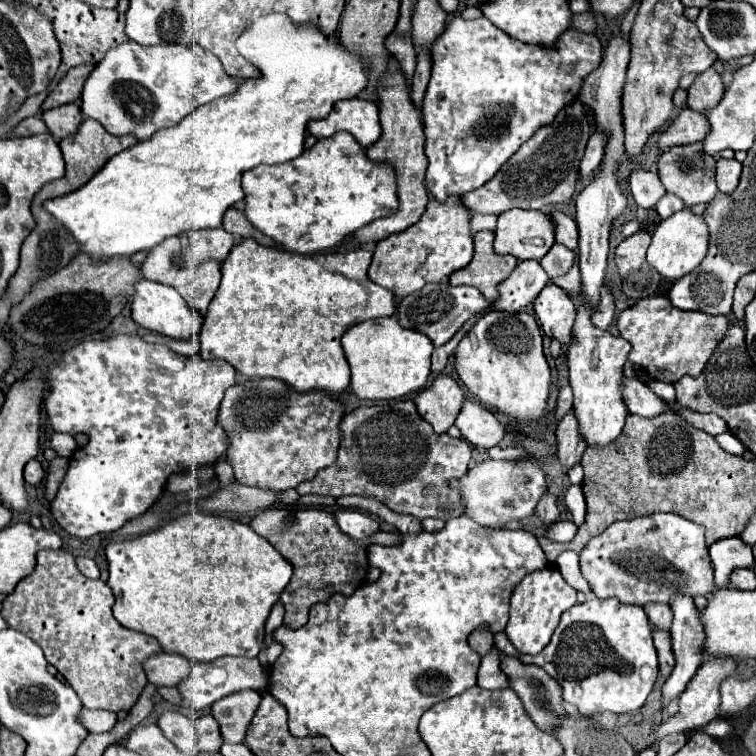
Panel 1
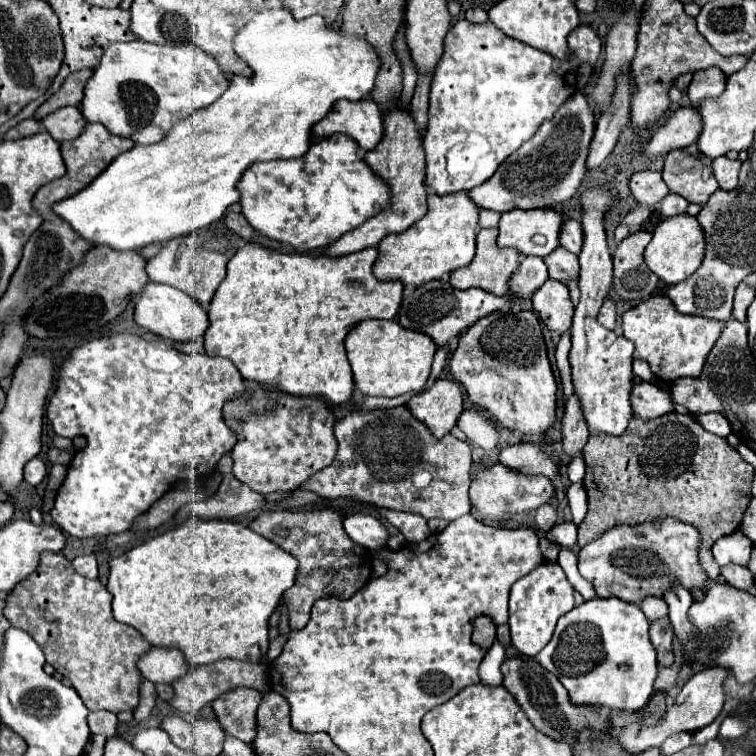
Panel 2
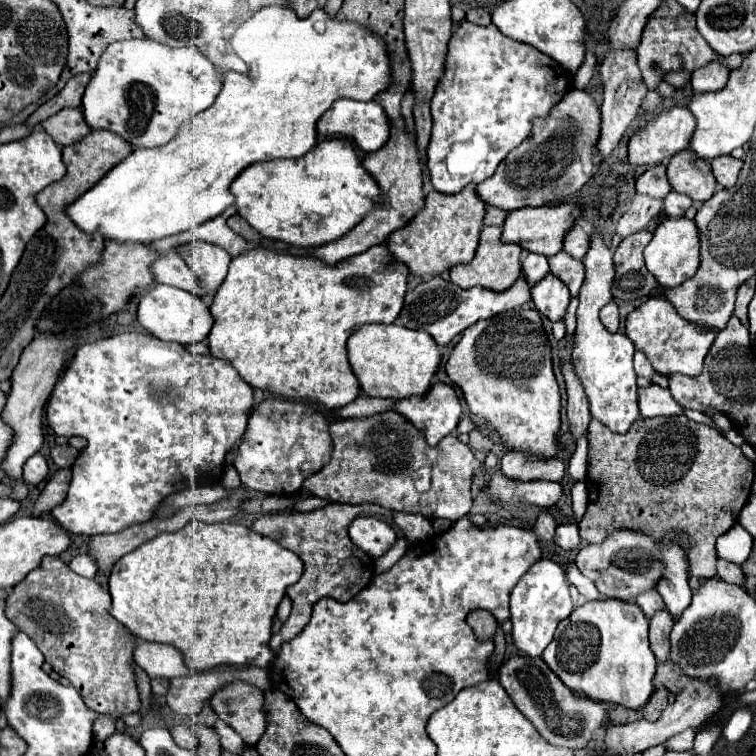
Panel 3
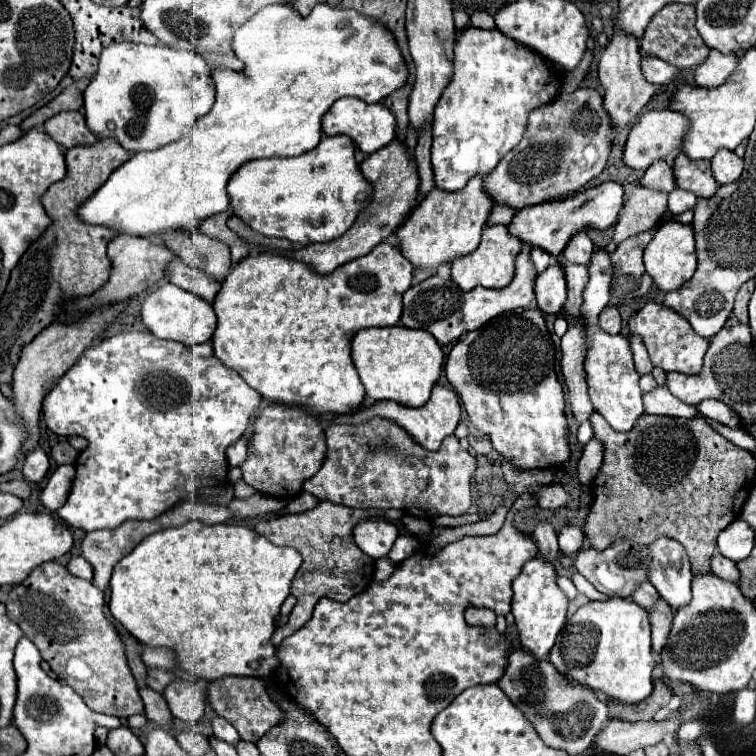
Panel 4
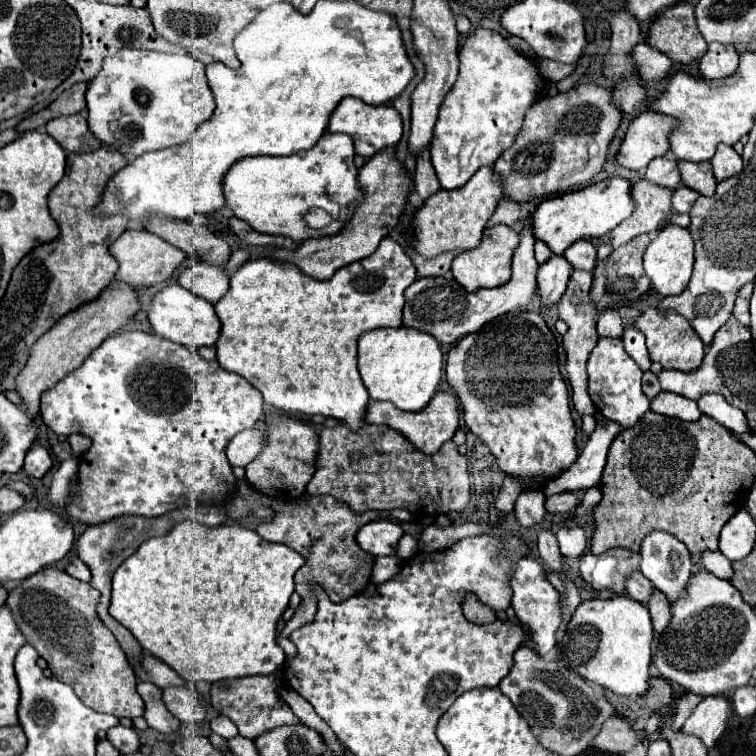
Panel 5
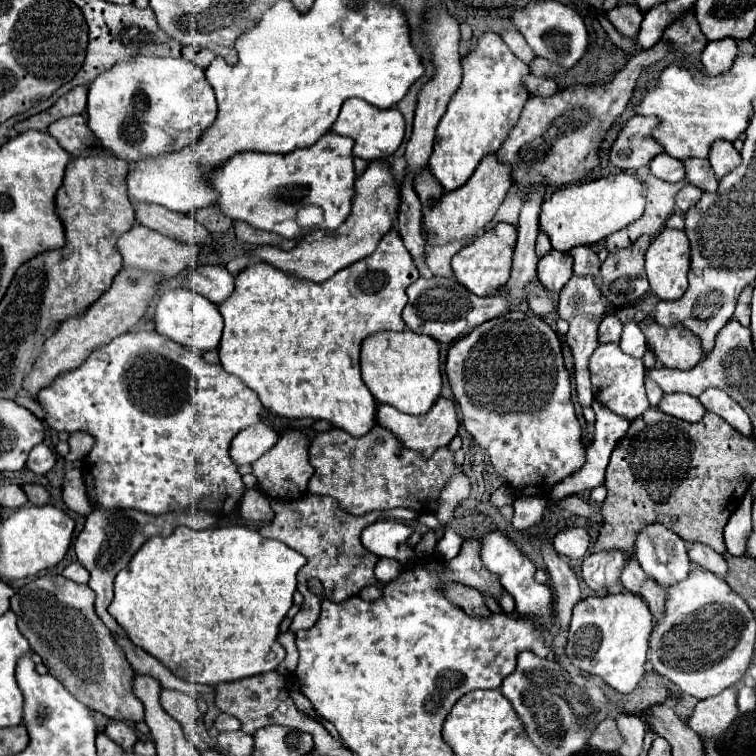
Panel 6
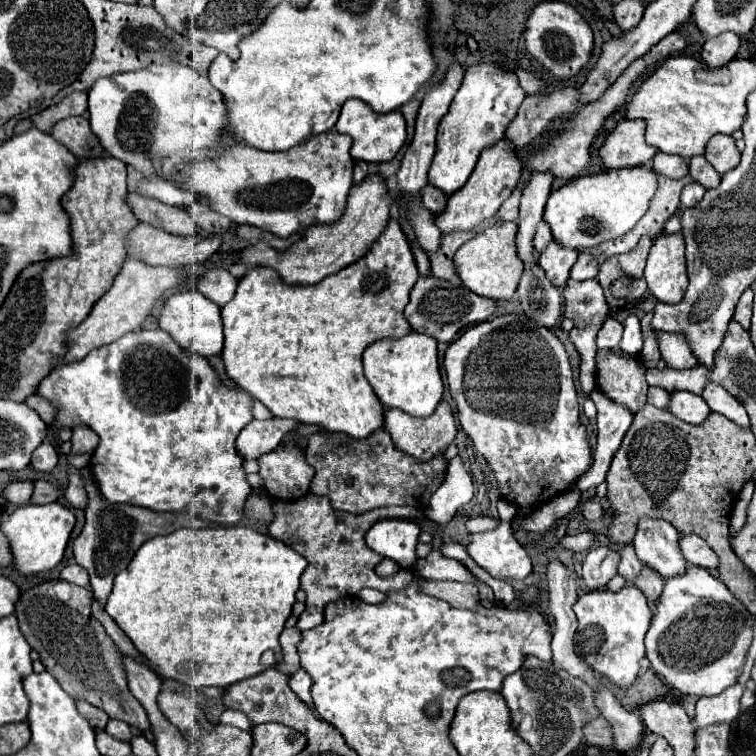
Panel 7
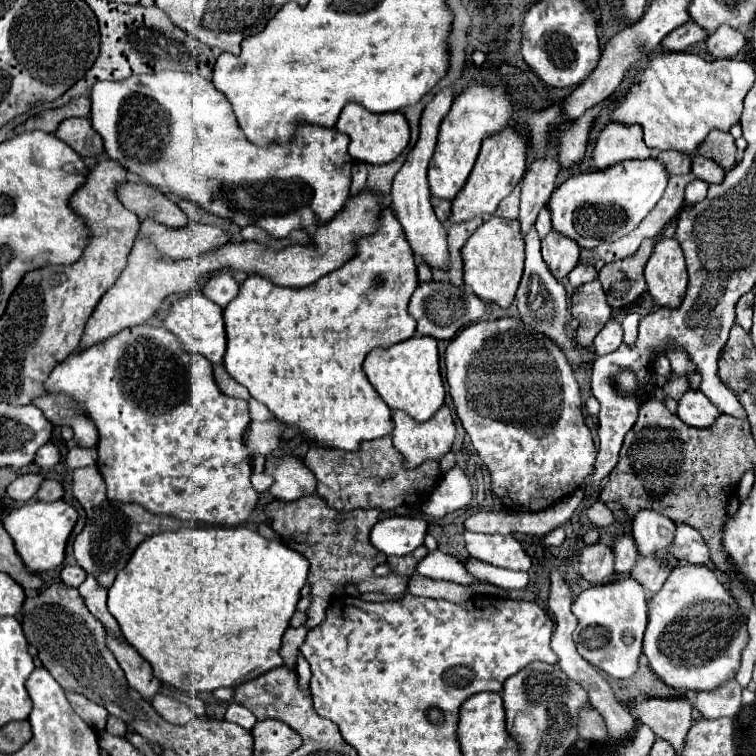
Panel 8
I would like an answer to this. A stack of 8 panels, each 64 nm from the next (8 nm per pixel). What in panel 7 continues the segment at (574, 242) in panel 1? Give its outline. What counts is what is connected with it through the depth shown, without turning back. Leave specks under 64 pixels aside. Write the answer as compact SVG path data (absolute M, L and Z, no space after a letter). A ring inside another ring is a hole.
M580 252L576 264L570 270L570 278L572 280L588 280L588 278L596 278L598 276L598 262L592 254L588 252Z

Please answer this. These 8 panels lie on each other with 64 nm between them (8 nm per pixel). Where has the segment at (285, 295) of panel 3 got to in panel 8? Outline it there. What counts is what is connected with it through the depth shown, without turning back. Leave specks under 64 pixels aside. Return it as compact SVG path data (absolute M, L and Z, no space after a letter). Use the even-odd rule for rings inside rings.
M384 208L376 234L358 240L358 254L340 270L322 276L306 288L282 288L270 278L250 274L240 286L238 296L224 308L228 374L248 388L250 396L266 404L282 422L294 424L306 440L342 450L356 450L360 442L382 438L392 432L390 408L368 382L362 362L372 348L392 346L416 332L406 306L418 286L414 252L404 238L400 222L390 208Z

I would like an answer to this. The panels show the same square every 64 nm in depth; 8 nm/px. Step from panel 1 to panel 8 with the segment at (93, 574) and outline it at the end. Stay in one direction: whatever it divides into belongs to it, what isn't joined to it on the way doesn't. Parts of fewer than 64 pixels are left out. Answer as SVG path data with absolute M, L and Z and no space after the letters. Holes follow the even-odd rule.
M66 566L62 570L62 582L66 586L76 586L78 588L84 580L86 580L86 572L80 566Z

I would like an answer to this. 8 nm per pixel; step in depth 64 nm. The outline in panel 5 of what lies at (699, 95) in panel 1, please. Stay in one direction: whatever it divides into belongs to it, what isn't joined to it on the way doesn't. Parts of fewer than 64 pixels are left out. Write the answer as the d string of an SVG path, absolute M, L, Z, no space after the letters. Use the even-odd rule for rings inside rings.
M710 44L708 52L700 60L700 74L704 80L722 80L730 74L734 74L738 68L738 54L734 46L718 46Z

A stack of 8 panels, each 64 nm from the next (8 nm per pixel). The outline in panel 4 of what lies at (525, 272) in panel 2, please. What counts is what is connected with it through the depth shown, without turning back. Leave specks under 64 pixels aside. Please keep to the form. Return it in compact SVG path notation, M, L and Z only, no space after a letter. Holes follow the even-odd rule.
M532 248L532 250L530 250L530 262L534 264L536 274L542 274L542 270L546 270L546 268L552 264L552 258L550 258L546 252Z

